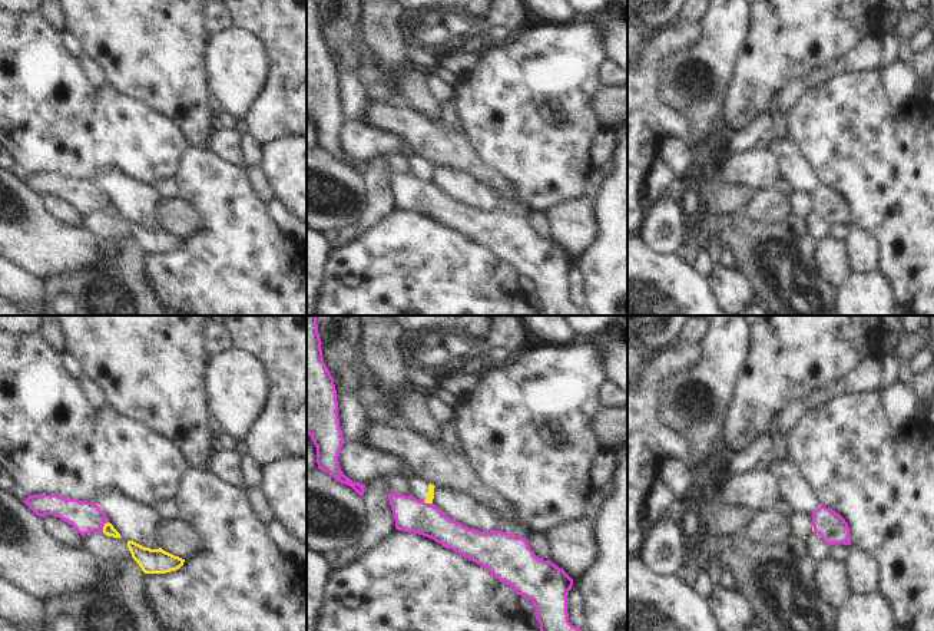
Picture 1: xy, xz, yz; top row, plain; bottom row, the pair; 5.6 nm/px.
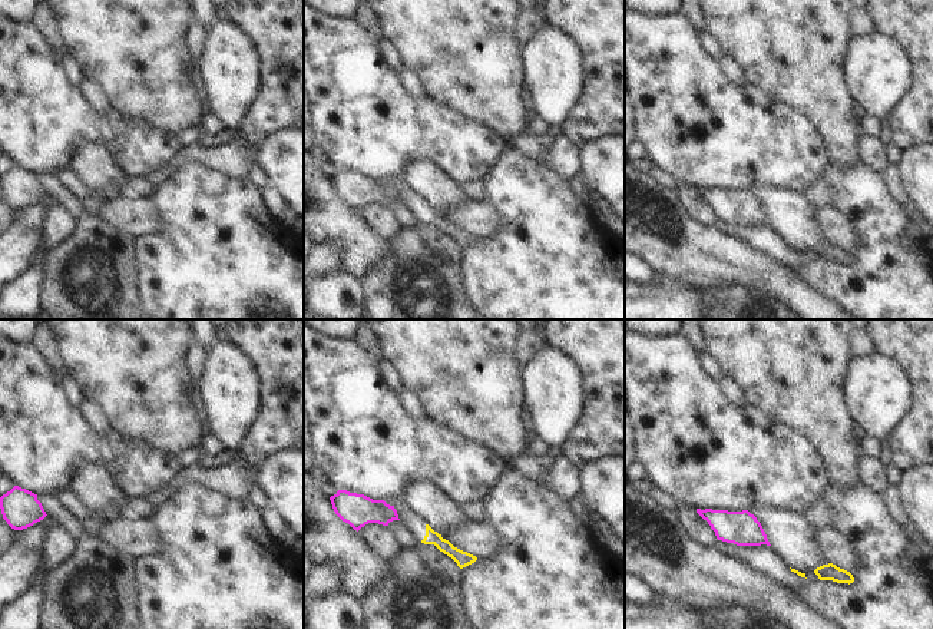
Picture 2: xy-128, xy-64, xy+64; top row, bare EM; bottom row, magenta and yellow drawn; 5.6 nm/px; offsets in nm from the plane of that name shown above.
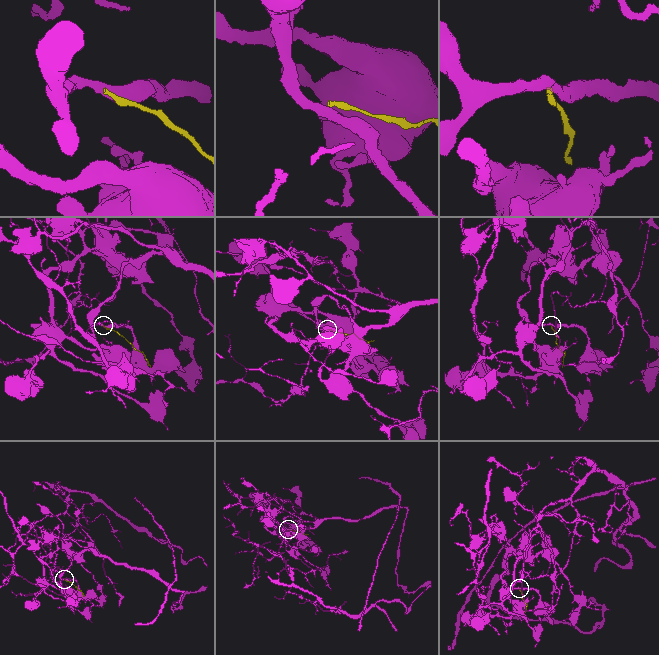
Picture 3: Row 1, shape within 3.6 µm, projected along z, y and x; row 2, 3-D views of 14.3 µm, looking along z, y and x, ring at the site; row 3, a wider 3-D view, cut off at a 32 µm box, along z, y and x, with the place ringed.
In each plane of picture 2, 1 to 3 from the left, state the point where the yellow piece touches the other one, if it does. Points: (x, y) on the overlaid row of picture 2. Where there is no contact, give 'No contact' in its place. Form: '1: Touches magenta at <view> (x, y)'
1: No contact
2: No contact
3: No contact

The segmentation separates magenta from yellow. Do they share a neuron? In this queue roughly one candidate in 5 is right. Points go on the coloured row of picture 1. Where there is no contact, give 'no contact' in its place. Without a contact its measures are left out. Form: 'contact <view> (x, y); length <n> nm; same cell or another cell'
contact xy (103, 525); length 70 nm; another cell

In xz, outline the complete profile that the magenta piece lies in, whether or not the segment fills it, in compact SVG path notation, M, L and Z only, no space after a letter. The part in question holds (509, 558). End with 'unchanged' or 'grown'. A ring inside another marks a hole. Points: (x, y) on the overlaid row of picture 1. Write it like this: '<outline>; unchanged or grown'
M391 492L395 529L434 539L487 568L517 595L531 601L540 631L580 631L569 622L567 595L573 579L530 549L526 538L507 532L480 532L446 516L434 503Z; unchanged

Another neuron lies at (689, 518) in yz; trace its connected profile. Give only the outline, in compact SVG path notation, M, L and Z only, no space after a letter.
M686 506L678 511L678 518L680 521L683 533L688 539L695 539L698 533L703 529L700 522L700 515L692 506Z

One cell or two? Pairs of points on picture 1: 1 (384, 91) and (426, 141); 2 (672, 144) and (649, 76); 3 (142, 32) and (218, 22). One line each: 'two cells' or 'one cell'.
1: two cells
2: two cells
3: two cells

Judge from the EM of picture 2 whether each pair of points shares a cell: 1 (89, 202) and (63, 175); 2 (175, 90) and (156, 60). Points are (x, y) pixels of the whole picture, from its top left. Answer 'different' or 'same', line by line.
1: same
2: same

